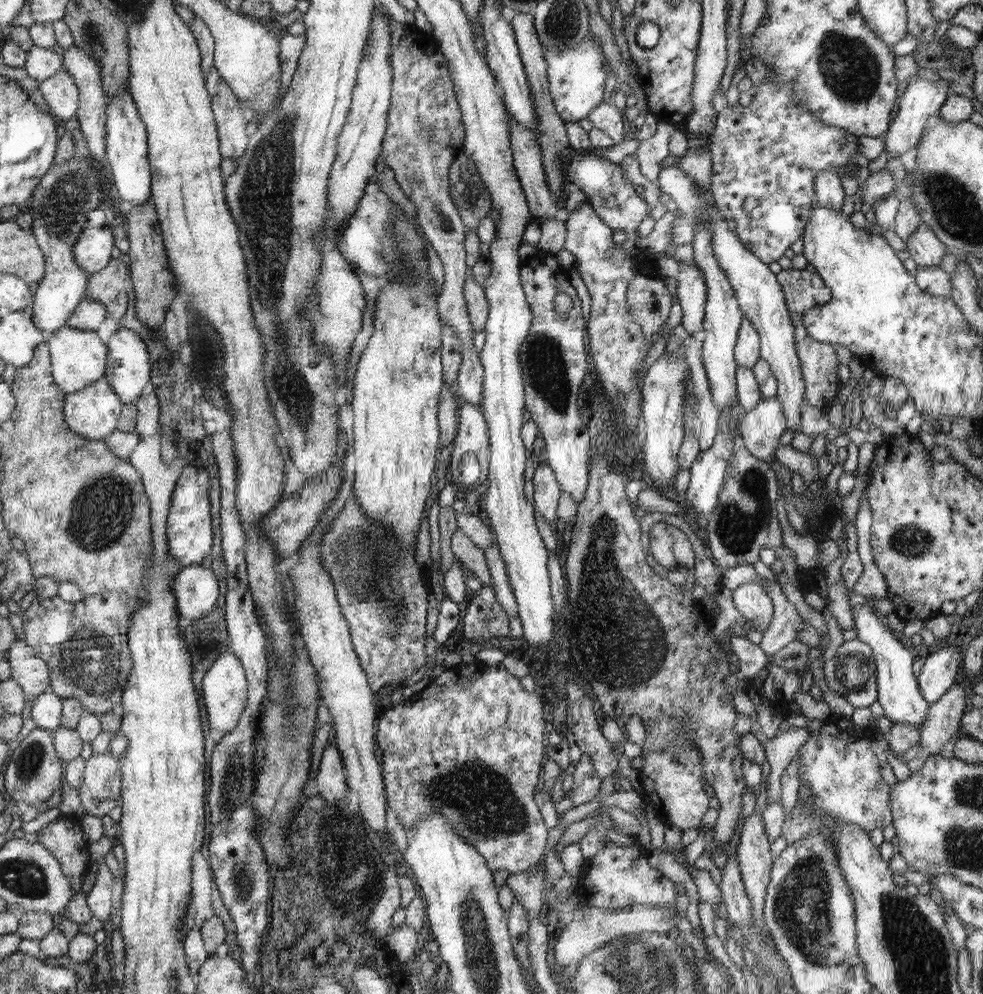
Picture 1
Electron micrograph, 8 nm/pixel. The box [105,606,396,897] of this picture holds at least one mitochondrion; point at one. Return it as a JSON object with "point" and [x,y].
{"point":[231,785]}

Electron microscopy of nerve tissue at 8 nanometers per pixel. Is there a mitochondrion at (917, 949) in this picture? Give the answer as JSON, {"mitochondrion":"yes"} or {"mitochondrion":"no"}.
{"mitochondrion":"yes"}

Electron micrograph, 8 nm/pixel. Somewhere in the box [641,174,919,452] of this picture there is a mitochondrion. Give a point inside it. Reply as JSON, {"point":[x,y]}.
{"point":[694,404]}

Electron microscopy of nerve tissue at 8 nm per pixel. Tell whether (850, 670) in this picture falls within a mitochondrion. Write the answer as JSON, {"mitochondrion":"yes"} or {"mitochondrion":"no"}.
{"mitochondrion":"yes"}

